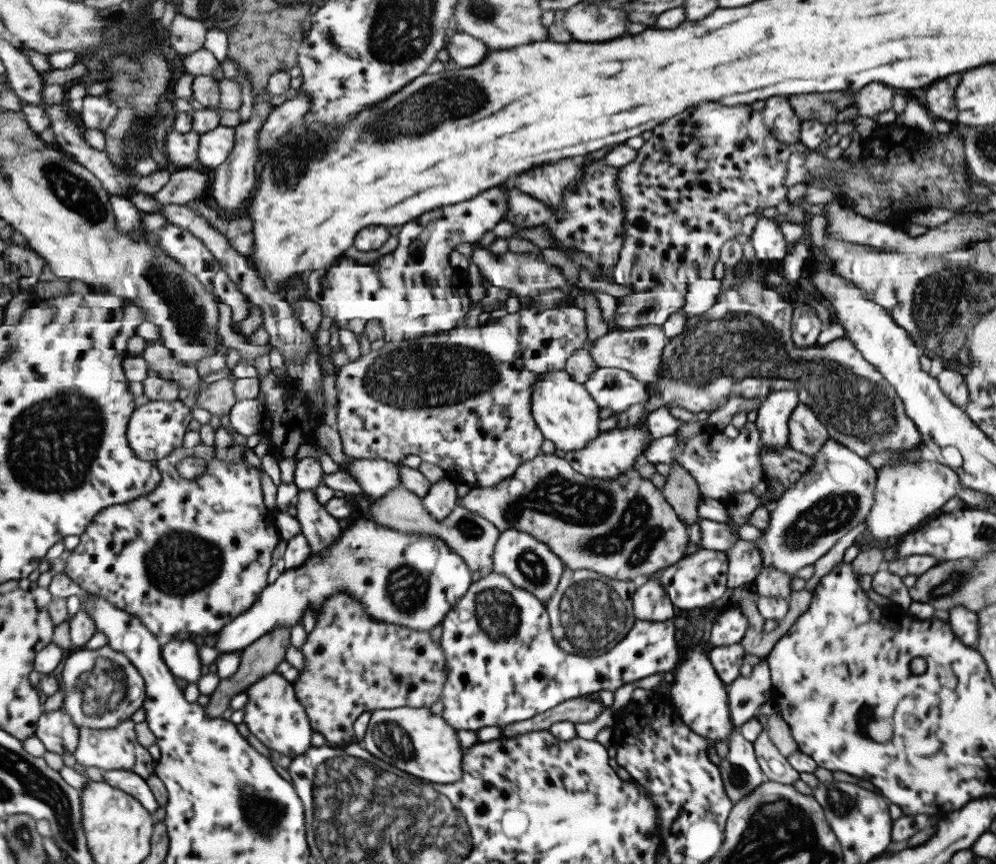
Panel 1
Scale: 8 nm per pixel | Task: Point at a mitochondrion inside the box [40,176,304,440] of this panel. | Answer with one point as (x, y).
(188, 313)

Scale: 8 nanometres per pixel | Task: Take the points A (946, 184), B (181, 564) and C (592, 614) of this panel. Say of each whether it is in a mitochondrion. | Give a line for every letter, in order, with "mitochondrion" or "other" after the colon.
A: other
B: mitochondrion
C: mitochondrion

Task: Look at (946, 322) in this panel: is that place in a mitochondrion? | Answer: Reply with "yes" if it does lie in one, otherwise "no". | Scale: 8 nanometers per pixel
yes

